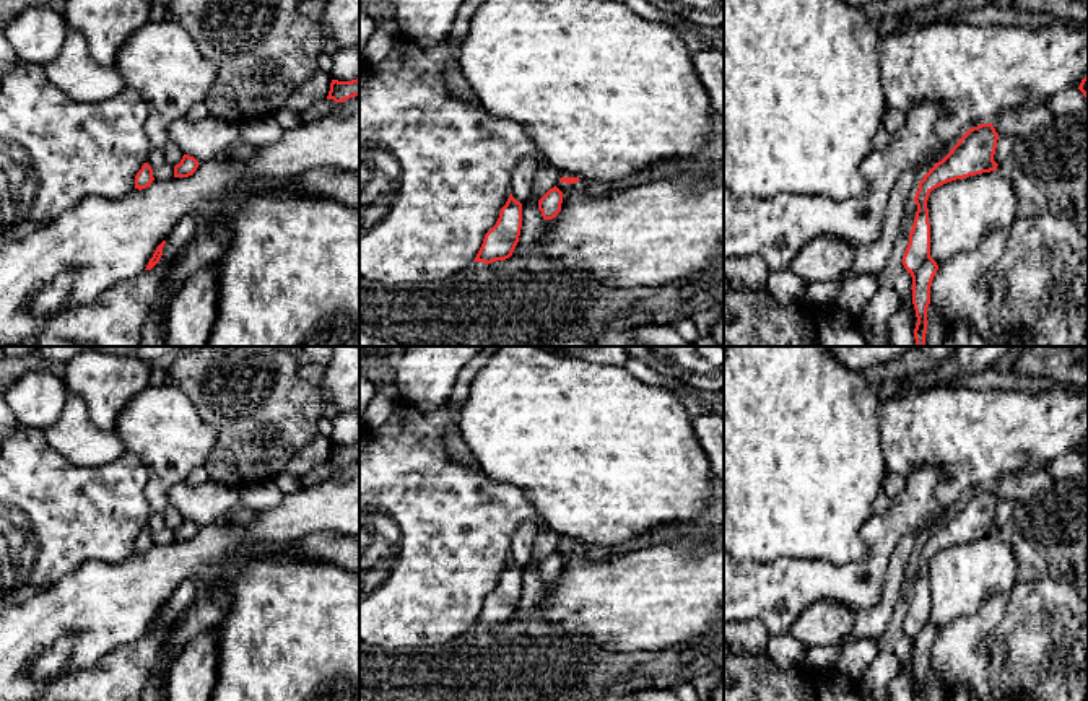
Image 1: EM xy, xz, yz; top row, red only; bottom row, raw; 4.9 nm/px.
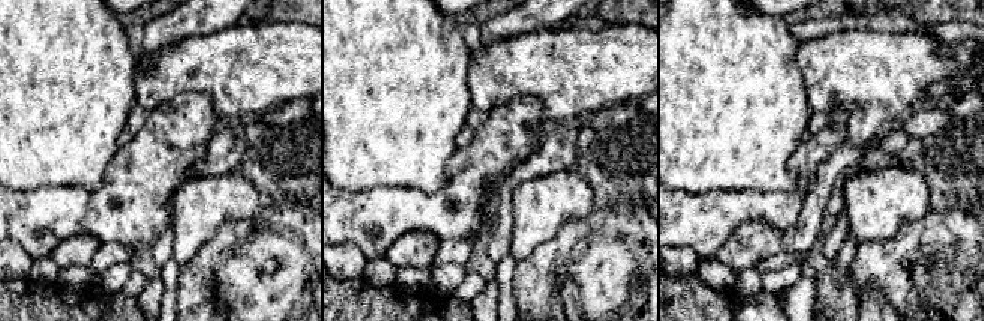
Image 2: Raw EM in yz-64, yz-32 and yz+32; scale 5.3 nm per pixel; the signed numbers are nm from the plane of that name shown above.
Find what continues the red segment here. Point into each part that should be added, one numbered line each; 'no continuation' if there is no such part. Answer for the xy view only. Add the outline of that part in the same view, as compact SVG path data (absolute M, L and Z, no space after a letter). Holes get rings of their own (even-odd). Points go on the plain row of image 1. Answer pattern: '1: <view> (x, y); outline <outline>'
no continuation

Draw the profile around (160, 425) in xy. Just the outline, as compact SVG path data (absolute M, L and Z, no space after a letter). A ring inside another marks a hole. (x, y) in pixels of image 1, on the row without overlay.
M166 382L135 395L122 408L114 433L125 452L140 457L148 468L146 527L156 533L166 527L168 491L205 465L216 446L216 429L198 416L179 387Z

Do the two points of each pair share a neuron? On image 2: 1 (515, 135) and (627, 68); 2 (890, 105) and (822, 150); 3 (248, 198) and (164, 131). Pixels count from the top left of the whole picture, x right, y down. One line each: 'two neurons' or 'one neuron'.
1: two neurons
2: two neurons
3: two neurons

